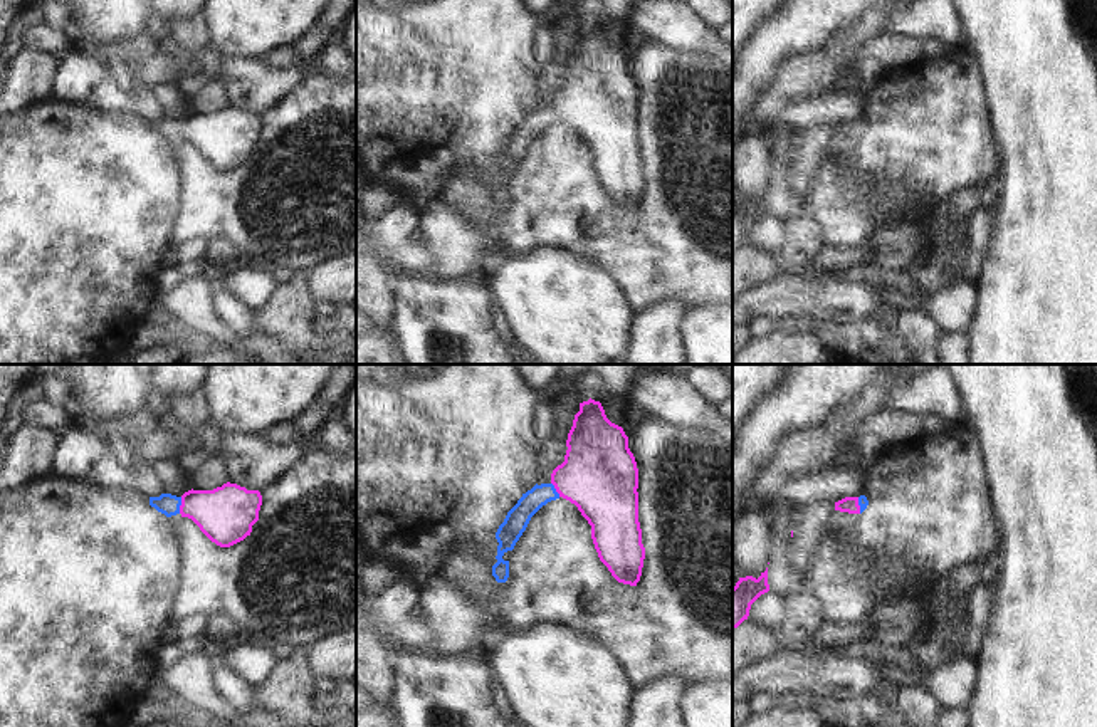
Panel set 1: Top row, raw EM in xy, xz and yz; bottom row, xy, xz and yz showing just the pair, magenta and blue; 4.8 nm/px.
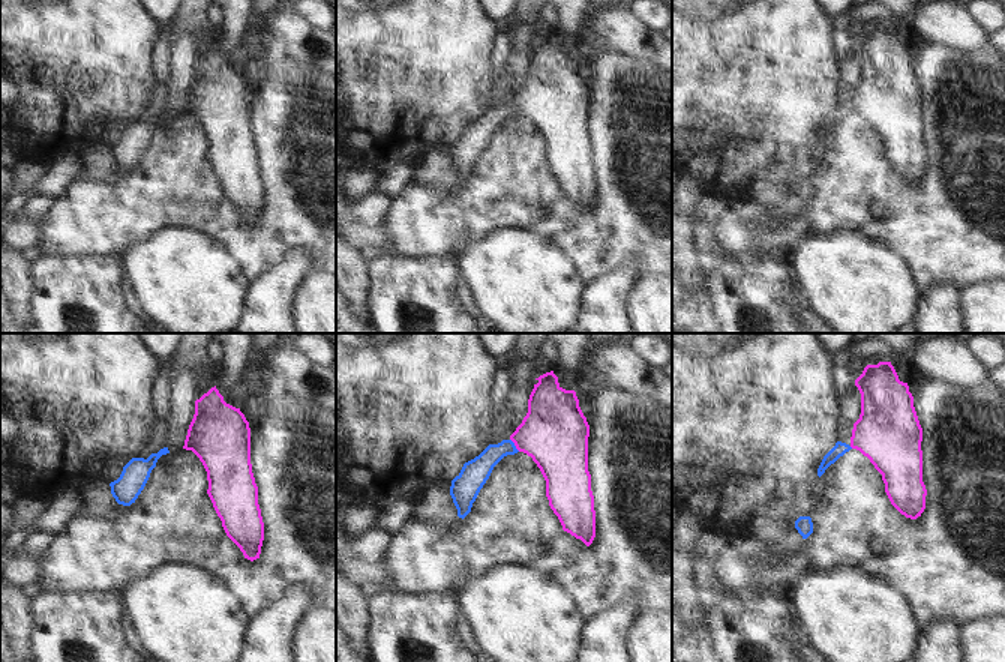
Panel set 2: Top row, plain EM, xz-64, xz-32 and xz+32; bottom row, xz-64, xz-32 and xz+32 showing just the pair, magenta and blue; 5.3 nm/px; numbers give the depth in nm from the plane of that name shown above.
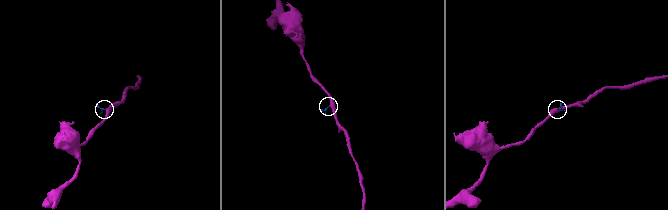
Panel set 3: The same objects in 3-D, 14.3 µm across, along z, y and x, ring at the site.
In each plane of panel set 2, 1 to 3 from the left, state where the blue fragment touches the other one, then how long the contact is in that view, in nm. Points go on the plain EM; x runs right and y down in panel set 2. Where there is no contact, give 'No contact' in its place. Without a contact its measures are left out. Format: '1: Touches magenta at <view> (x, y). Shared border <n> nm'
1: No contact
2: Touches magenta at xz-32 (515, 108). Shared border 90 nm
3: No contact

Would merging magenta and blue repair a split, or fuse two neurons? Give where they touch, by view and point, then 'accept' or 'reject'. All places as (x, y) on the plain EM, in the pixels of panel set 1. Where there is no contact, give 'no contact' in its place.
meets magenta in xy at (180, 130); accept

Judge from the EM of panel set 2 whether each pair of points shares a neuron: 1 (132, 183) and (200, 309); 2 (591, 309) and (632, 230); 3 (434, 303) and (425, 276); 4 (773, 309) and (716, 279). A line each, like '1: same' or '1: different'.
1: different
2: different
3: same
4: same

